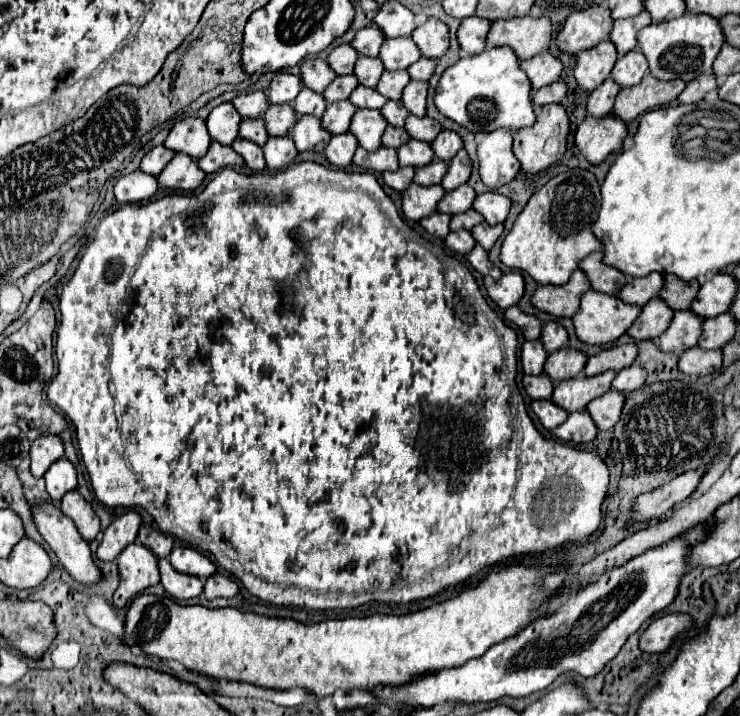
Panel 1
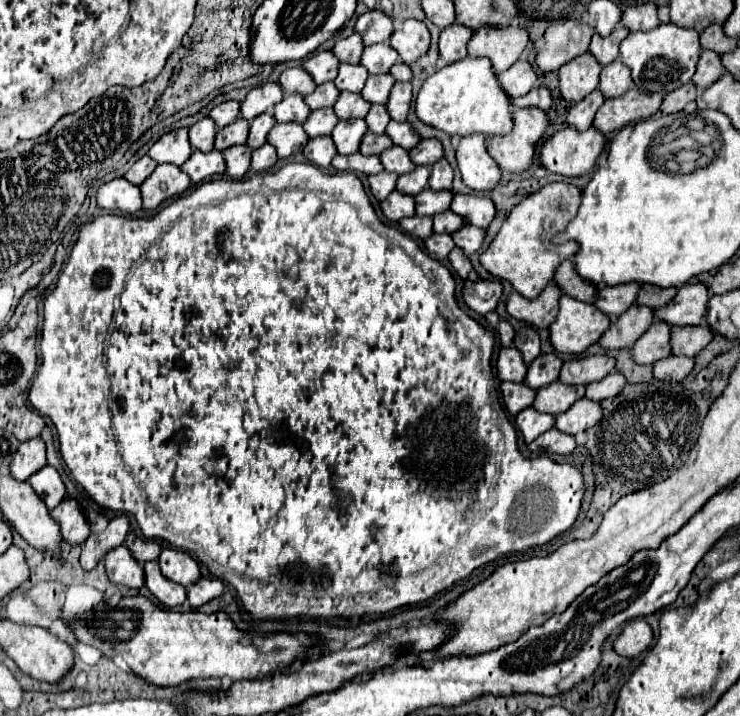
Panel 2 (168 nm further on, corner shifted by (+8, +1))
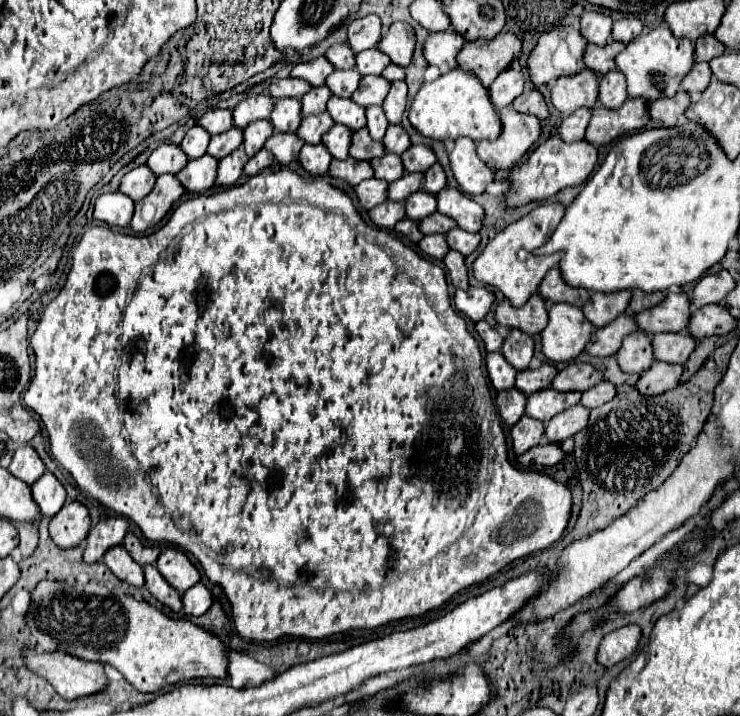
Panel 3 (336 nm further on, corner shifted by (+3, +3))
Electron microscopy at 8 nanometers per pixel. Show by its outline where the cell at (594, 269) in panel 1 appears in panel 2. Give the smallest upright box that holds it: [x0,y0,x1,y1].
[552,261,596,303]

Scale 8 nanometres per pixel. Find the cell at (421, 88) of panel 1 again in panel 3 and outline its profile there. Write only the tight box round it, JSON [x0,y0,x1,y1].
[383,81,407,123]

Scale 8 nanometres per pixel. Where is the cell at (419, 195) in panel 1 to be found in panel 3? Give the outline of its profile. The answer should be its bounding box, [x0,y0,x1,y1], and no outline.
[369,201,405,229]

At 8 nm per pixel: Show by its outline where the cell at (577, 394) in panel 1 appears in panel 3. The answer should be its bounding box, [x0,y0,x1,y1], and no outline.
[525,387,581,423]

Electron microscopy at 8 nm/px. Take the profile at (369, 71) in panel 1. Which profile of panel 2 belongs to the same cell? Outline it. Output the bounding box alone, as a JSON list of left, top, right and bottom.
[334,63,368,93]

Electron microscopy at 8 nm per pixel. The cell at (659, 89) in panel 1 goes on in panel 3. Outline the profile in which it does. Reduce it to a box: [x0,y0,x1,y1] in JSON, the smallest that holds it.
[585,97,651,147]

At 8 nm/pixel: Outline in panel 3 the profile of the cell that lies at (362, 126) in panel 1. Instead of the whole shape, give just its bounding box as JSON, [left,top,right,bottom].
[323,125,353,159]

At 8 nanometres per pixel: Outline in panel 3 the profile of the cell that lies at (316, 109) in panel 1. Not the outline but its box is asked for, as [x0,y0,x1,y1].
[271,97,301,131]

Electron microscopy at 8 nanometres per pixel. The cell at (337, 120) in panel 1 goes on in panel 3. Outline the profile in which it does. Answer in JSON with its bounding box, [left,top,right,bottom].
[297,111,335,143]

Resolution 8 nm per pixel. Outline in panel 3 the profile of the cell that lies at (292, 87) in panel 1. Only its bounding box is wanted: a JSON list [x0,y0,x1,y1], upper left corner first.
[233,93,275,129]

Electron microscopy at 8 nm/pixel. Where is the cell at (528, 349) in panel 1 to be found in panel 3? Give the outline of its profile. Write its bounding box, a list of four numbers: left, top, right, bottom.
[485,351,517,391]

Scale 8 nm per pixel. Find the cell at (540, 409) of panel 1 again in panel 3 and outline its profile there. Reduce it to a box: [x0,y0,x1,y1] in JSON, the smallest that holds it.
[511,415,545,455]

